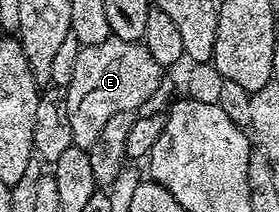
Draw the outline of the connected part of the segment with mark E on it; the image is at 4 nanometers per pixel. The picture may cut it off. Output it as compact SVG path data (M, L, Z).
M111 37L103 41L103 45L82 47L75 59L75 77L71 77L71 85L65 92L67 109L71 113L73 145L86 149L95 145L110 117L115 117L115 113L141 109L162 80L163 69L159 61L147 53L144 42L132 43Z

